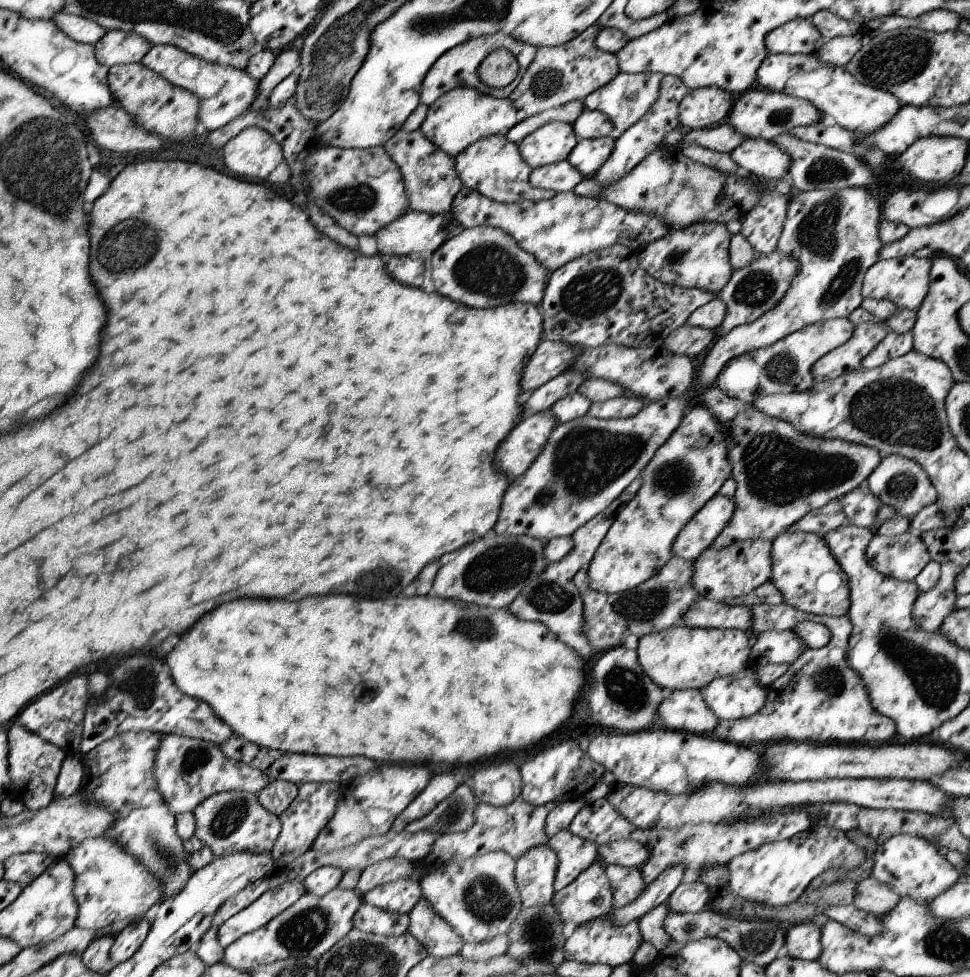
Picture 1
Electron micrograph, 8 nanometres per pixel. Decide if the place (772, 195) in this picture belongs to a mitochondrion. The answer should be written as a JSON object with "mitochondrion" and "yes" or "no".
{"mitochondrion":"no"}

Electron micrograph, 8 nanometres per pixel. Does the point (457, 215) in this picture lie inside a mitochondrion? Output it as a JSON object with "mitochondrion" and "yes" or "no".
{"mitochondrion":"no"}

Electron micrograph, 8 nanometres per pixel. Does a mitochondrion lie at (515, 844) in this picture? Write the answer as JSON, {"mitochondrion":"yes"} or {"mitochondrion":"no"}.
{"mitochondrion":"no"}

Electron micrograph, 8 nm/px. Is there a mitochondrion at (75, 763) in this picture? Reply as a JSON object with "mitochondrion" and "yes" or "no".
{"mitochondrion":"no"}

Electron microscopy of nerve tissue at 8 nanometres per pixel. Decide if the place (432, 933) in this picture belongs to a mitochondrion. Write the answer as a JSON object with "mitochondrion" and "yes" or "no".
{"mitochondrion":"no"}

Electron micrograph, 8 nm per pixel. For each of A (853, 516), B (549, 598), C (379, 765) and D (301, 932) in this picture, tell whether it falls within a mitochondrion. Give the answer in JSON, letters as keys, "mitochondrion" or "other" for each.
{"A":"mitochondrion","B":"mitochondrion","C":"other","D":"mitochondrion"}

